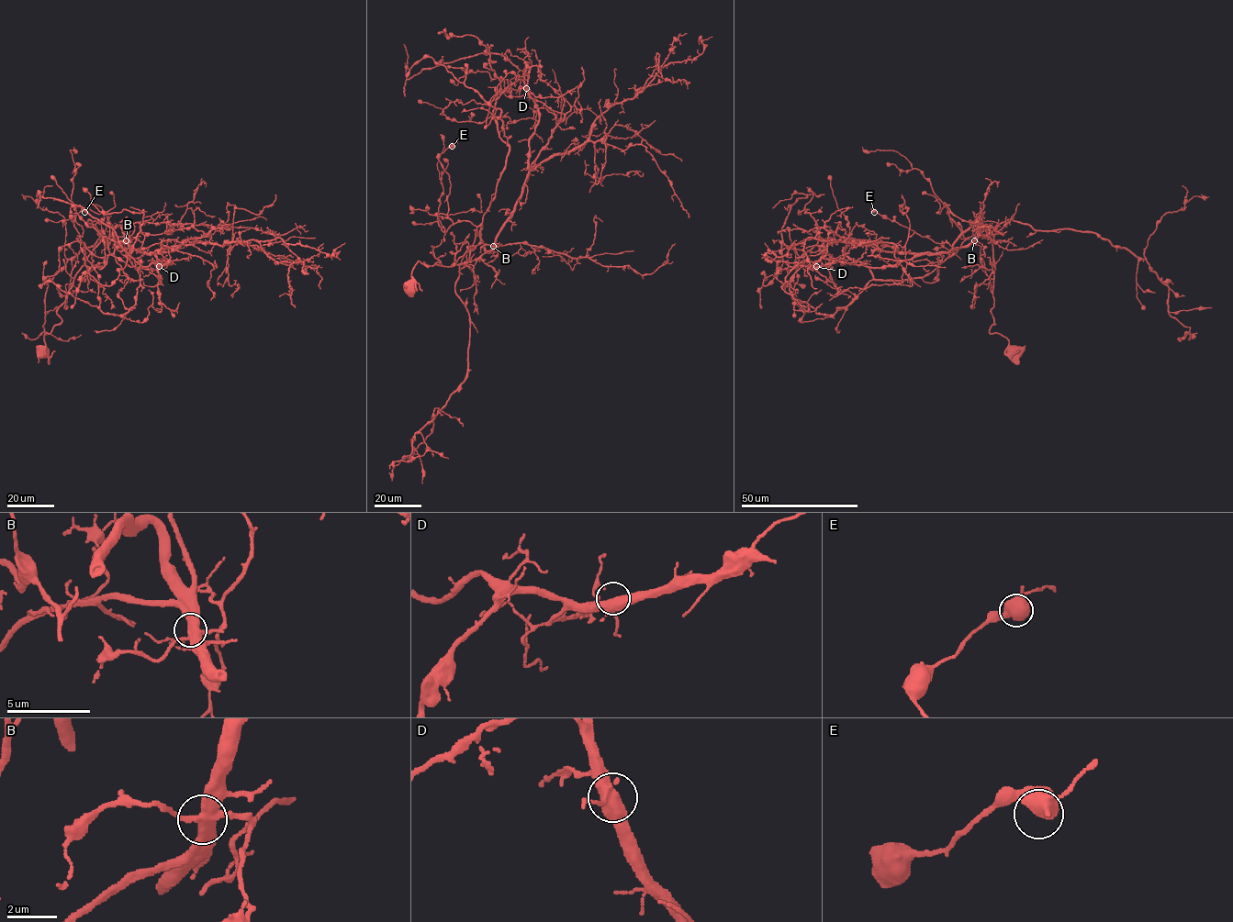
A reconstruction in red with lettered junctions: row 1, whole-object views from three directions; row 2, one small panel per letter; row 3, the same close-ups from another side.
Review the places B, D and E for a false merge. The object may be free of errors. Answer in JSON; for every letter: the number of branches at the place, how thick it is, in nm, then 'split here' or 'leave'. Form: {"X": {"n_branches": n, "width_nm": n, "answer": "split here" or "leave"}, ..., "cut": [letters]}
{"B": {"n_branches": 4, "width_nm": 480, "answer": "leave"}, "D": {"n_branches": 4, "width_nm": 460, "answer": "leave"}, "E": {"n_branches": 4, "width_nm": 500, "answer": "leave"}, "cut": []}

